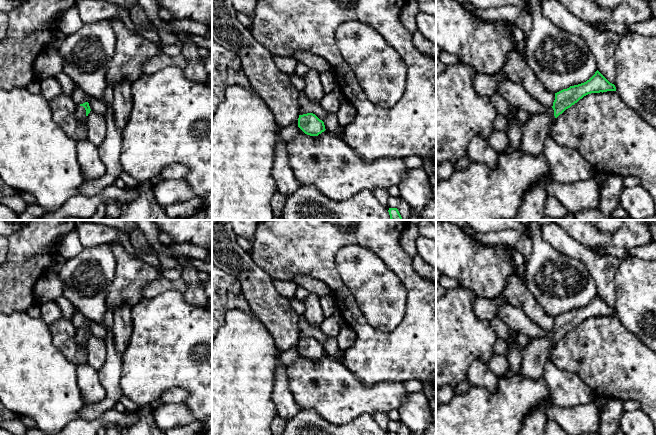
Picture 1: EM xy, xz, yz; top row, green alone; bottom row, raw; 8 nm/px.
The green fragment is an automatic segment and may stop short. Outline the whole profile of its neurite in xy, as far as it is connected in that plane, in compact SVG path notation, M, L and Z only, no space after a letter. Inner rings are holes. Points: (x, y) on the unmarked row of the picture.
M88 326L83 328L77 329L76 333L76 342L81 349L85 349L86 343L88 338L90 337L91 333Z

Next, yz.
M597 294L586 306L555 317L553 330L545 337L531 339L523 349L519 371L521 376L529 379L541 378L551 349L560 338L588 318L607 315L616 315L616 311Z

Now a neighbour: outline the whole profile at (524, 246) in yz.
M526 236L521 239L519 242L516 243L514 248L518 250L524 257L524 259L527 261L532 252L532 241L530 239L530 236Z

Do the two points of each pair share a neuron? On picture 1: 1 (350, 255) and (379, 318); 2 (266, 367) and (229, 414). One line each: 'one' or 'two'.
1: one
2: one

